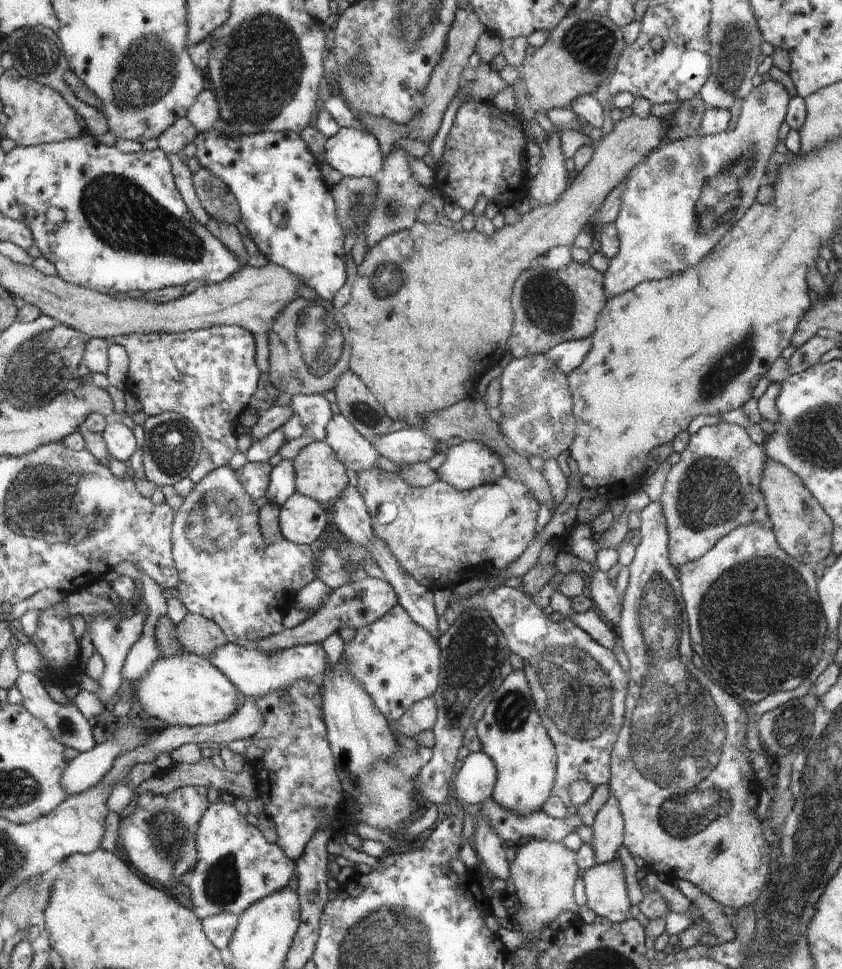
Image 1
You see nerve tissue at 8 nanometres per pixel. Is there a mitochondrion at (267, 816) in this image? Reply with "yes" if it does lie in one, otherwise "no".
no

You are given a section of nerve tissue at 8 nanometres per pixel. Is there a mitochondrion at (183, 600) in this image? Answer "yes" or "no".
no

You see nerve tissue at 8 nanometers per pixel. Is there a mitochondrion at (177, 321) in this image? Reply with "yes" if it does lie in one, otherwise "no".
no

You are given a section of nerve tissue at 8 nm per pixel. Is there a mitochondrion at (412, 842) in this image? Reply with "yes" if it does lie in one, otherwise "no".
no

